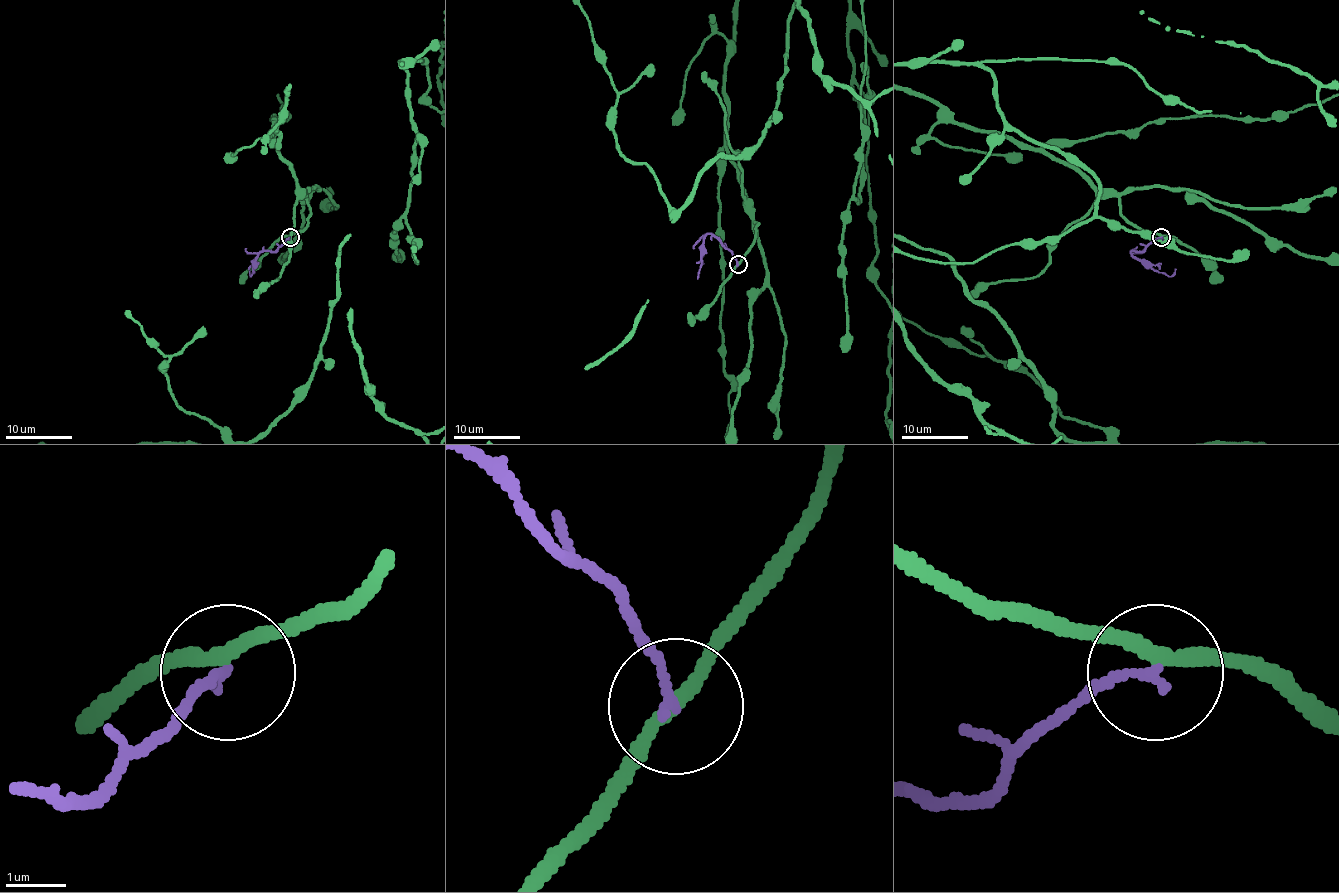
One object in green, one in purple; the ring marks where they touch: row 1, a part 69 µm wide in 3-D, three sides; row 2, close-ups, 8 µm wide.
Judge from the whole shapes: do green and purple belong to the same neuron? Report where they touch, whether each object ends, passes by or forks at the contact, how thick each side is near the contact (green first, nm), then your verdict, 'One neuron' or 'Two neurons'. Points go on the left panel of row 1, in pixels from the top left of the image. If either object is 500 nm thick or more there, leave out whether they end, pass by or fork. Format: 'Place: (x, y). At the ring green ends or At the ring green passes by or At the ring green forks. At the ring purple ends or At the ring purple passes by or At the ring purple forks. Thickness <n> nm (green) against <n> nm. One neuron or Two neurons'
Place: (290, 237). At the ring green passes by. At the ring purple ends. Thickness 240 nm (green) against 160 nm. Two neurons

